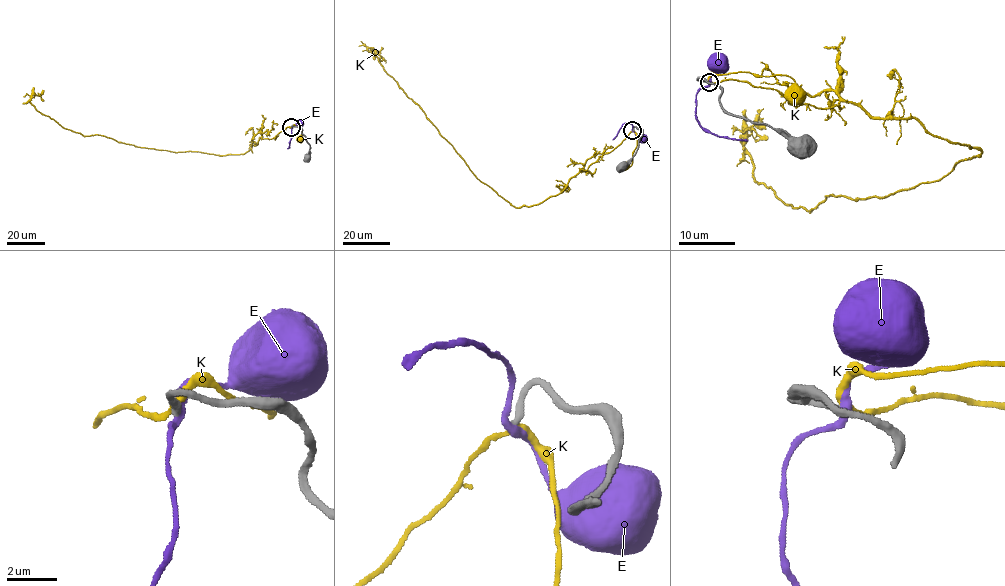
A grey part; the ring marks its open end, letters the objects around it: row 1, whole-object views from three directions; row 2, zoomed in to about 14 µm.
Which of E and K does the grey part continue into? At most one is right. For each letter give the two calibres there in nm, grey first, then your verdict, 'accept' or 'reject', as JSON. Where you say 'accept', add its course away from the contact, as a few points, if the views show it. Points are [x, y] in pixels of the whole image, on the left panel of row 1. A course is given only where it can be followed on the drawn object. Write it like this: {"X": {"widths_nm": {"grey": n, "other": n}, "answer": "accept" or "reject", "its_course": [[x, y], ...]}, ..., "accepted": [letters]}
{"E": {"widths_nm": {"grey": 280, "other": 340}, "answer": "reject"}, "K": {"widths_nm": {"grey": 300, "other": 200}, "answer": "reject"}, "accepted": []}

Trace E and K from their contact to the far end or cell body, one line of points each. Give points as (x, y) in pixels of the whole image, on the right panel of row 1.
E: (709, 82), (711, 74), (719, 70), (718, 60)
K: (709, 81), (711, 74), (786, 75), (794, 81), (794, 98)

